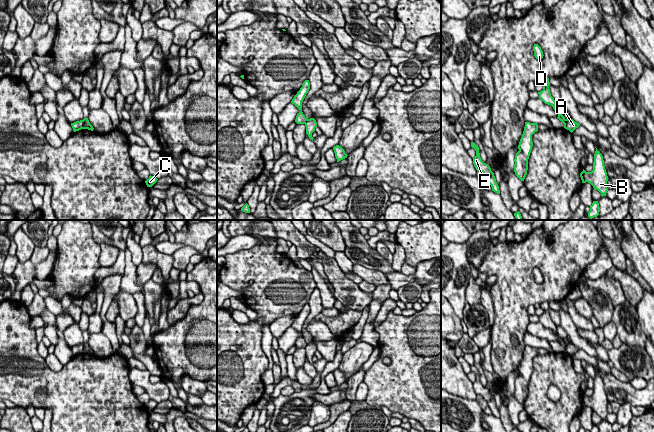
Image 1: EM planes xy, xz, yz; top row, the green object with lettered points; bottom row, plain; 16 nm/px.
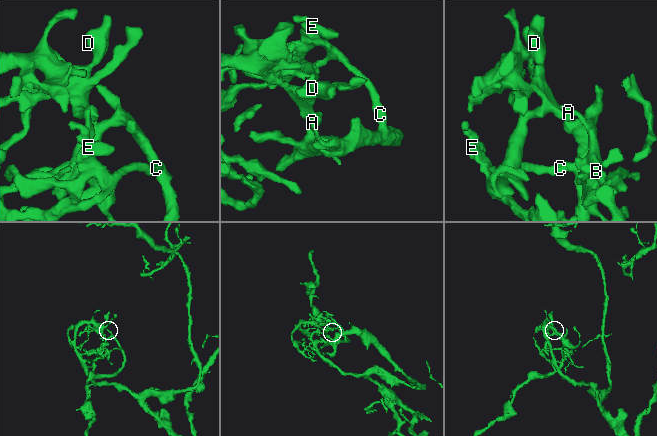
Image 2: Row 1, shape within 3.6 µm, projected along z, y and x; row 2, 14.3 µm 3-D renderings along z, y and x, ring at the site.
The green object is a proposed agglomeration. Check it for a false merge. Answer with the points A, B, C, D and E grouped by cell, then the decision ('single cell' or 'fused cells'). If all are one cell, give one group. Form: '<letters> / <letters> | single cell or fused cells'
A B C E / D | fused cells

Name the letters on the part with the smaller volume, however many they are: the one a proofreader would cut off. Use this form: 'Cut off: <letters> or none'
Cut off: A, B, C, E

